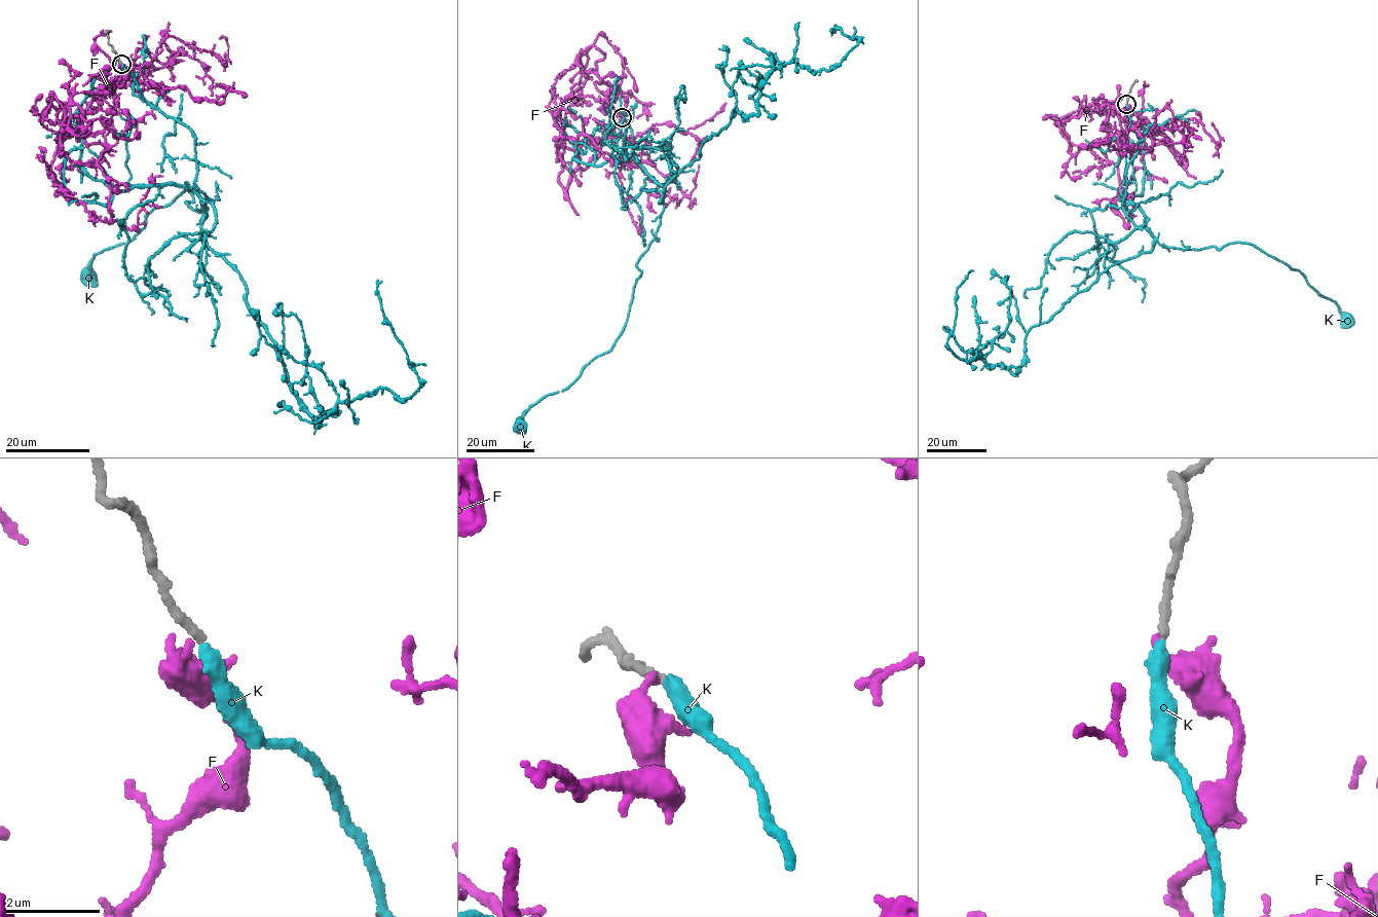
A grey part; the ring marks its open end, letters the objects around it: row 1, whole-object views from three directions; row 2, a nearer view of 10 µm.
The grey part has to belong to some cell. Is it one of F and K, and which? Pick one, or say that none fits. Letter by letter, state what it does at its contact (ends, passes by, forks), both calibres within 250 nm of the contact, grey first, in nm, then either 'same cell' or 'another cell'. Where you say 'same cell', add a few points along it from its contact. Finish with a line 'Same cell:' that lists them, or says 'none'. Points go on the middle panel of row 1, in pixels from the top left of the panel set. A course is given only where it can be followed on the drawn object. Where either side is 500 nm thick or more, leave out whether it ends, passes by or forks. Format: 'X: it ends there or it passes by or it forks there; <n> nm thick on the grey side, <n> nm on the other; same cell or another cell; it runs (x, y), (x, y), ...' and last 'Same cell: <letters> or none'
F: it ends there; 190 nm thick on the grey side, 190 nm on the other; another cell
K: it ends there; 180 nm thick on the grey side, 320 nm on the other; same cell; it runs (622, 116), (635, 147), (671, 148), (660, 224), (609, 350), (519, 426)
Same cell: K

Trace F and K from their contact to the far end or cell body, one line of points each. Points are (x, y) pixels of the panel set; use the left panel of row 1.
F: (121, 63), (78, 134), (47, 100), (65, 104), (63, 125), (74, 131), (98, 119), (120, 138), (140, 132)
K: (121, 63), (193, 133), (210, 200), (206, 216), (186, 182), (86, 278)

